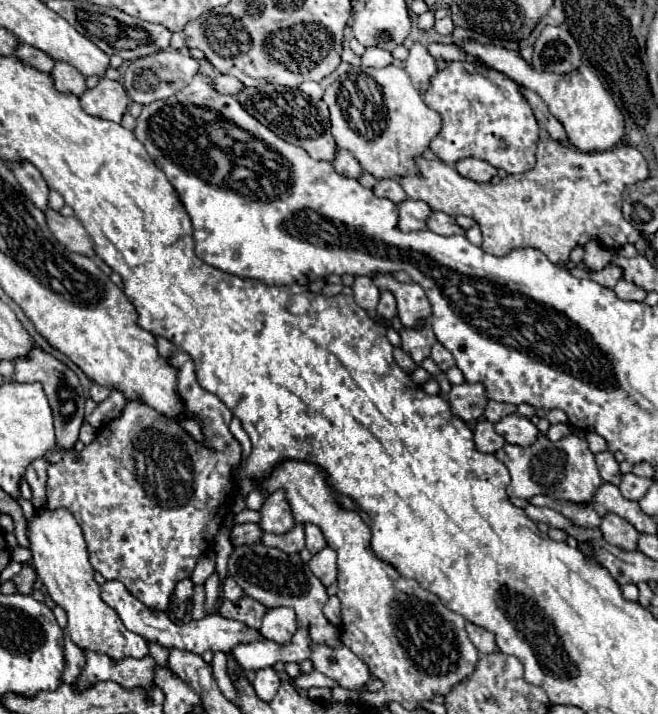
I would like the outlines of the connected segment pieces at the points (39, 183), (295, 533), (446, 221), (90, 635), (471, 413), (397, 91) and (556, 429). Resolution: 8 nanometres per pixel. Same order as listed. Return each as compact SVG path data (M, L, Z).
M17 163L17 165L9 165L9 167L15 173L23 191L27 193L27 197L35 203L35 207L39 207L45 213L49 209L49 201L47 201L49 199L49 187L43 181L41 173L31 163Z
M297 523L291 531L283 533L283 535L271 535L271 533L265 533L263 535L263 543L267 547L277 547L281 549L283 553L299 553L303 547L305 547L305 531L303 531L303 525Z
M433 211L431 217L427 219L427 229L439 233L439 235L465 235L465 229L457 225L455 217L443 213L443 211Z
M41 507L35 509L33 517L27 519L27 537L29 537L29 551L33 555L33 567L43 581L49 597L67 613L67 635L71 641L89 651L97 651L109 655L111 659L119 661L123 657L141 659L149 653L147 641L141 635L131 633L121 623L119 615L103 603L99 595L99 585L93 579L93 567L89 563L87 545L81 533L79 523L67 509L53 509Z
M461 383L451 387L449 393L451 411L459 415L463 421L477 421L483 415L485 403L487 397L481 383Z
M395 65L383 69L351 67L325 89L323 101L331 111L331 131L337 147L351 151L361 167L377 179L399 179L401 175L415 173L413 157L419 157L441 129L441 115L423 103L419 91L411 85L407 71Z
M568 423L557 424L550 426L545 435L553 442L567 436L573 432L572 427Z

